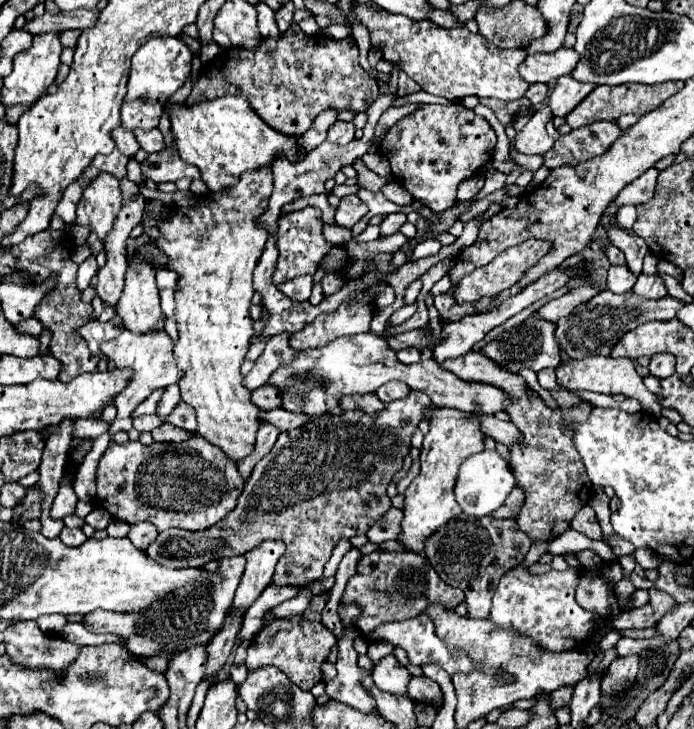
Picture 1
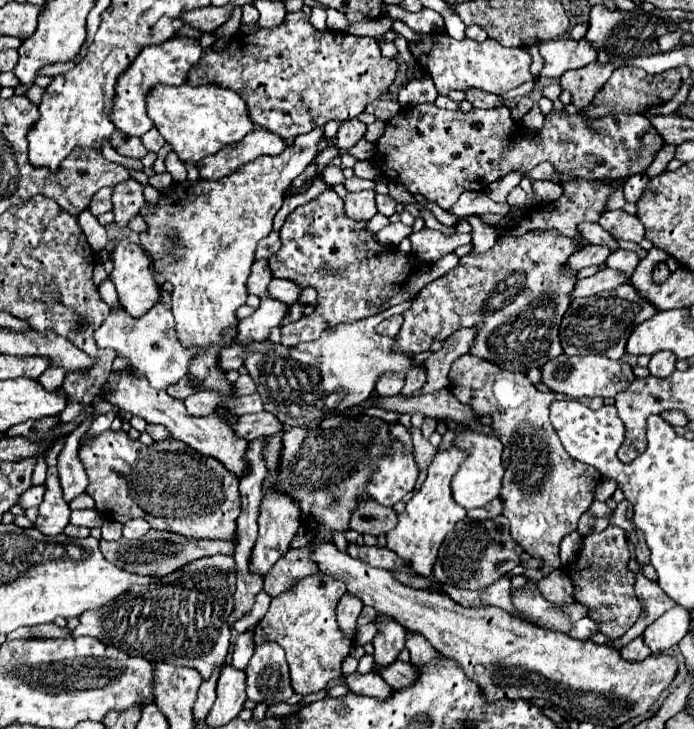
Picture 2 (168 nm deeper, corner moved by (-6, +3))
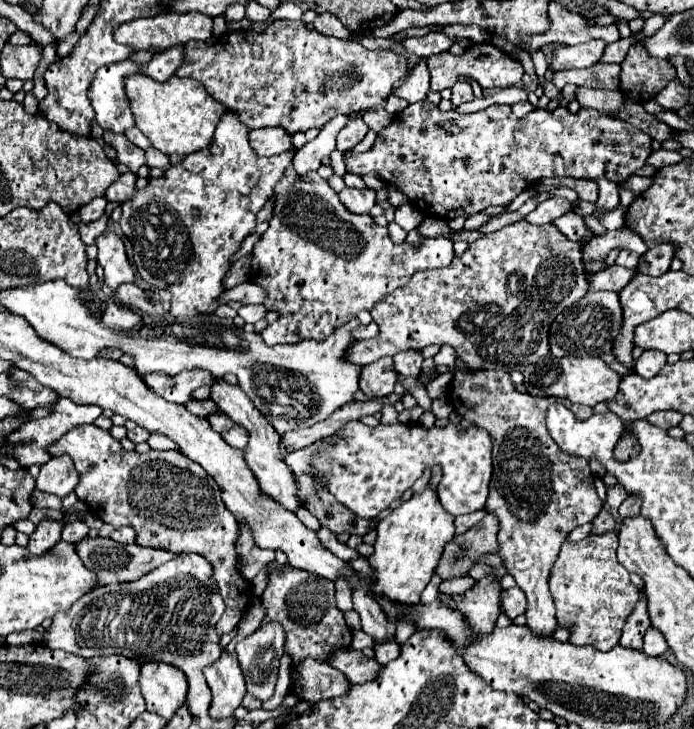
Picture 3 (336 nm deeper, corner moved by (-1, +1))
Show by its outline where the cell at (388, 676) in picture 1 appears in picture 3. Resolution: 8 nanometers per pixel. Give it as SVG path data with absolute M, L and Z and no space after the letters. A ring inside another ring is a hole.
M361 585L353 589L353 609L361 615L361 625L367 635L375 639L375 645L383 645L393 641L395 637L395 623L381 613L381 605L367 595L367 587Z

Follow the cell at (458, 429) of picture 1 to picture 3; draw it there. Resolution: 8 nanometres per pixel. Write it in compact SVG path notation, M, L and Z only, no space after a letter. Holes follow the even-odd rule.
M431 483L423 493L413 493L411 499L403 501L401 507L393 509L389 517L379 521L375 553L369 557L369 563L377 571L375 597L391 621L397 619L397 611L391 603L413 605L419 601L421 591L427 587L435 573L445 543L455 535L453 521L455 517L443 509L437 499L437 489Z

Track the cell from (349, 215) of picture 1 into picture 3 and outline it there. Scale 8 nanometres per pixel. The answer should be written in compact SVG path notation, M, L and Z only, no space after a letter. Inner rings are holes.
M345 187L339 193L339 199L353 213L369 213L375 205L375 191L373 189L349 189L349 187Z

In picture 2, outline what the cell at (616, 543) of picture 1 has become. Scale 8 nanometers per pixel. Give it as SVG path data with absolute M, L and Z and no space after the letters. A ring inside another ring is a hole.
M610 525L602 533L586 535L576 561L566 569L574 585L574 601L588 607L588 617L598 623L598 631L610 643L618 641L640 615L640 601L634 593L636 573L628 569L628 559L630 547L624 529Z

